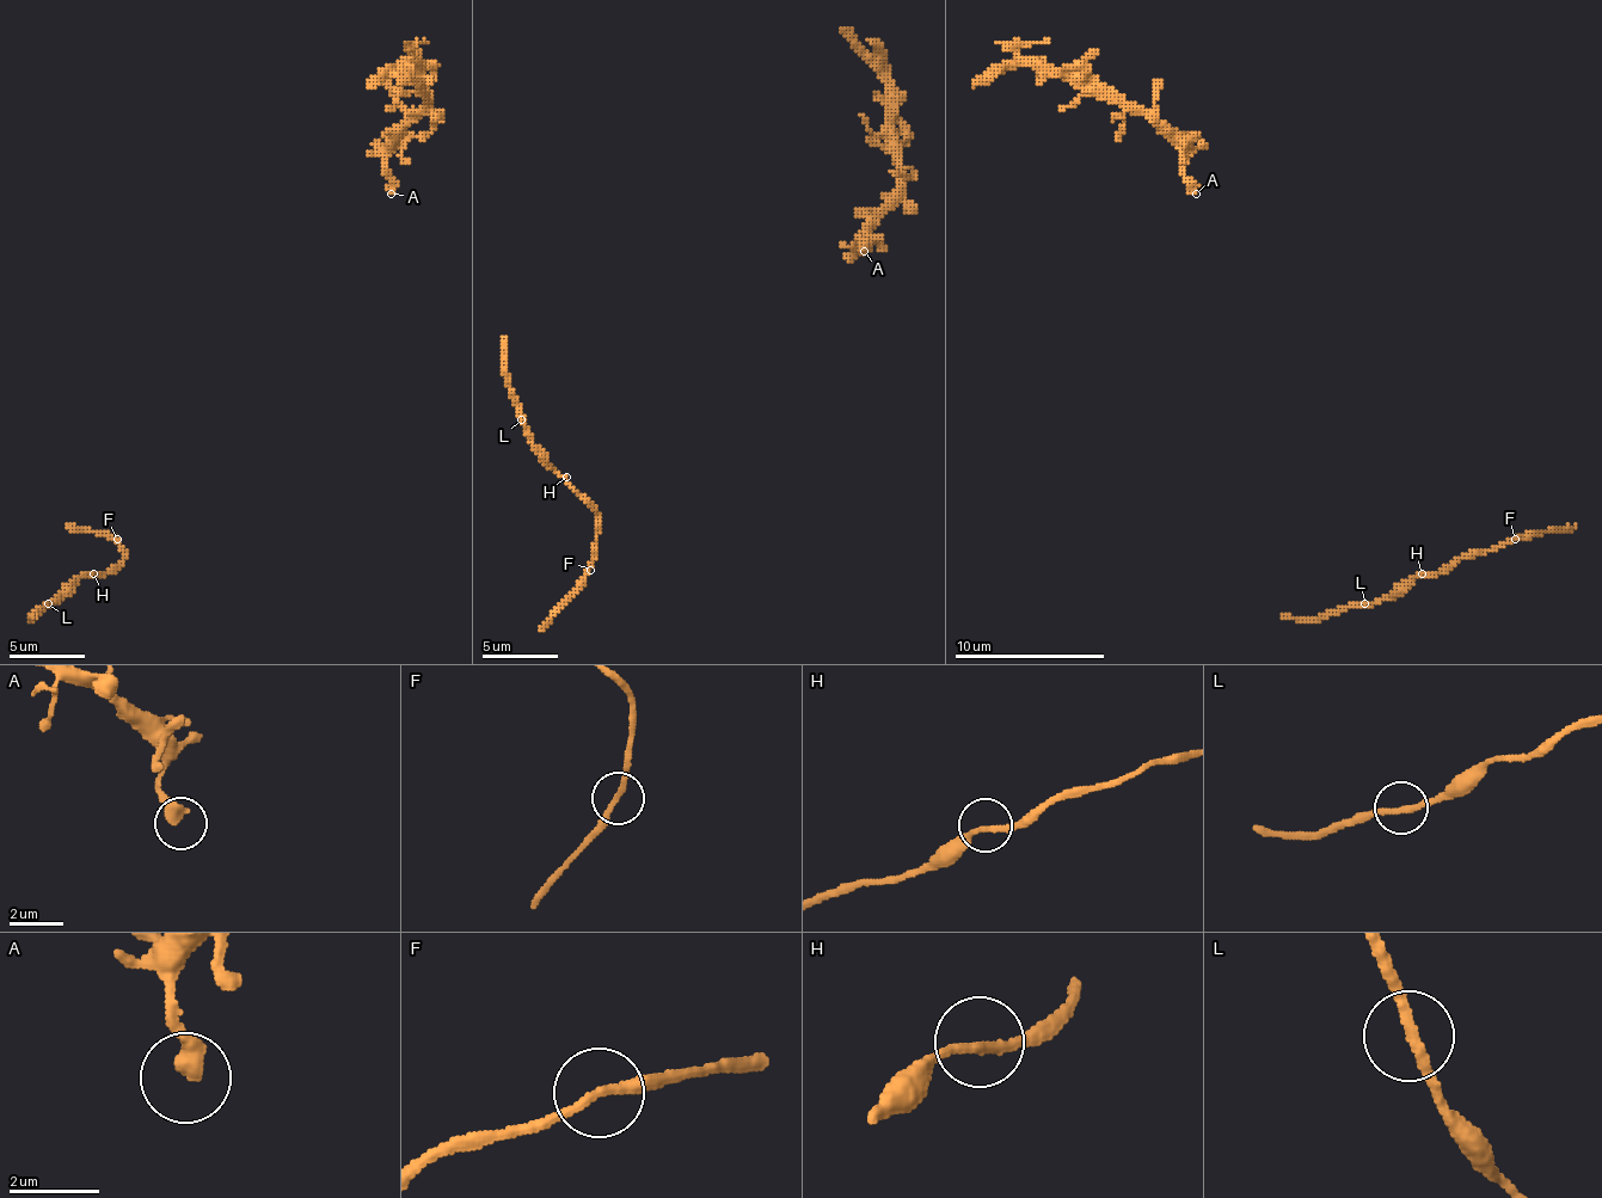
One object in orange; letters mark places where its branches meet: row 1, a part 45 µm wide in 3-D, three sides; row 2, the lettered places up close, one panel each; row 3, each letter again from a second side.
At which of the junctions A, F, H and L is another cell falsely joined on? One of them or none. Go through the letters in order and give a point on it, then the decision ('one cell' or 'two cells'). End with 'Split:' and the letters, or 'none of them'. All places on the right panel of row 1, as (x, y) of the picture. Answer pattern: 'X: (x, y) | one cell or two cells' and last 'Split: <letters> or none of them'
A: (1196, 194) | one cell
F: (1515, 539) | one cell
H: (1422, 573) | one cell
L: (1364, 603) | one cell
Split: none of them

